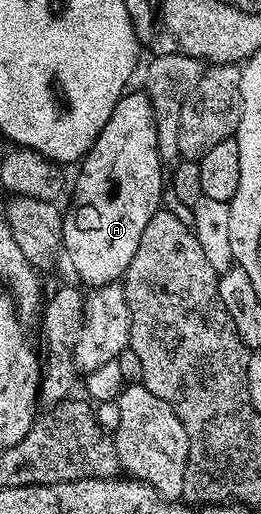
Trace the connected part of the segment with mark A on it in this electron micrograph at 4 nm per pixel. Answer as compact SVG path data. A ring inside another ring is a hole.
M126 92L118 100L106 128L79 163L81 178L72 190L72 203L64 214L63 253L76 274L89 287L120 282L150 216L161 209L160 197L166 194L166 170L156 149L156 121L147 93Z

